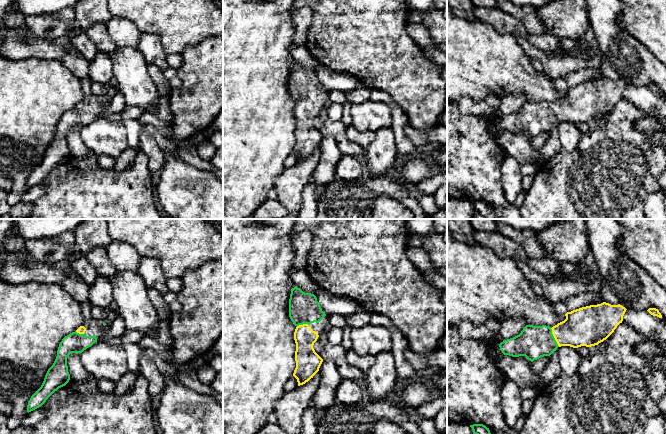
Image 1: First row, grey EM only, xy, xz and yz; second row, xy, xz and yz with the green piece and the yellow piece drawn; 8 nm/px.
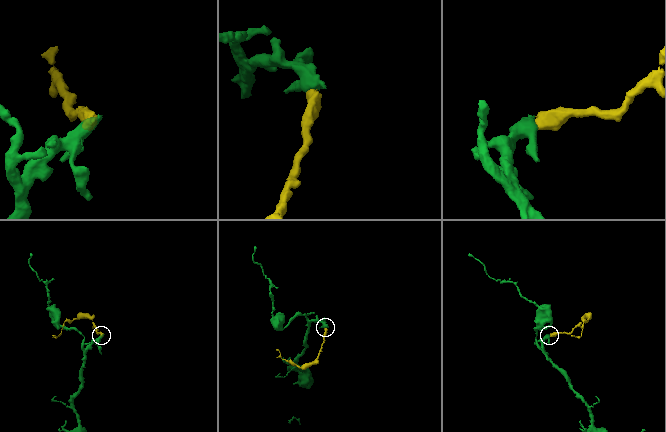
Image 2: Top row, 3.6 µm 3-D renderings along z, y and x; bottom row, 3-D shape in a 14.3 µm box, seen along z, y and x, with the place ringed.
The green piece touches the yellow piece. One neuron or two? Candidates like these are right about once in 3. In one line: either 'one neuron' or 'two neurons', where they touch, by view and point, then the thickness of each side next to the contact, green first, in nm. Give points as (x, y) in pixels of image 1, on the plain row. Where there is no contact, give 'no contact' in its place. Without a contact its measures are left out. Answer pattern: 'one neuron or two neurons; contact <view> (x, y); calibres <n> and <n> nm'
one neuron; contact yz (553, 113); calibres 260 and 300 nm

